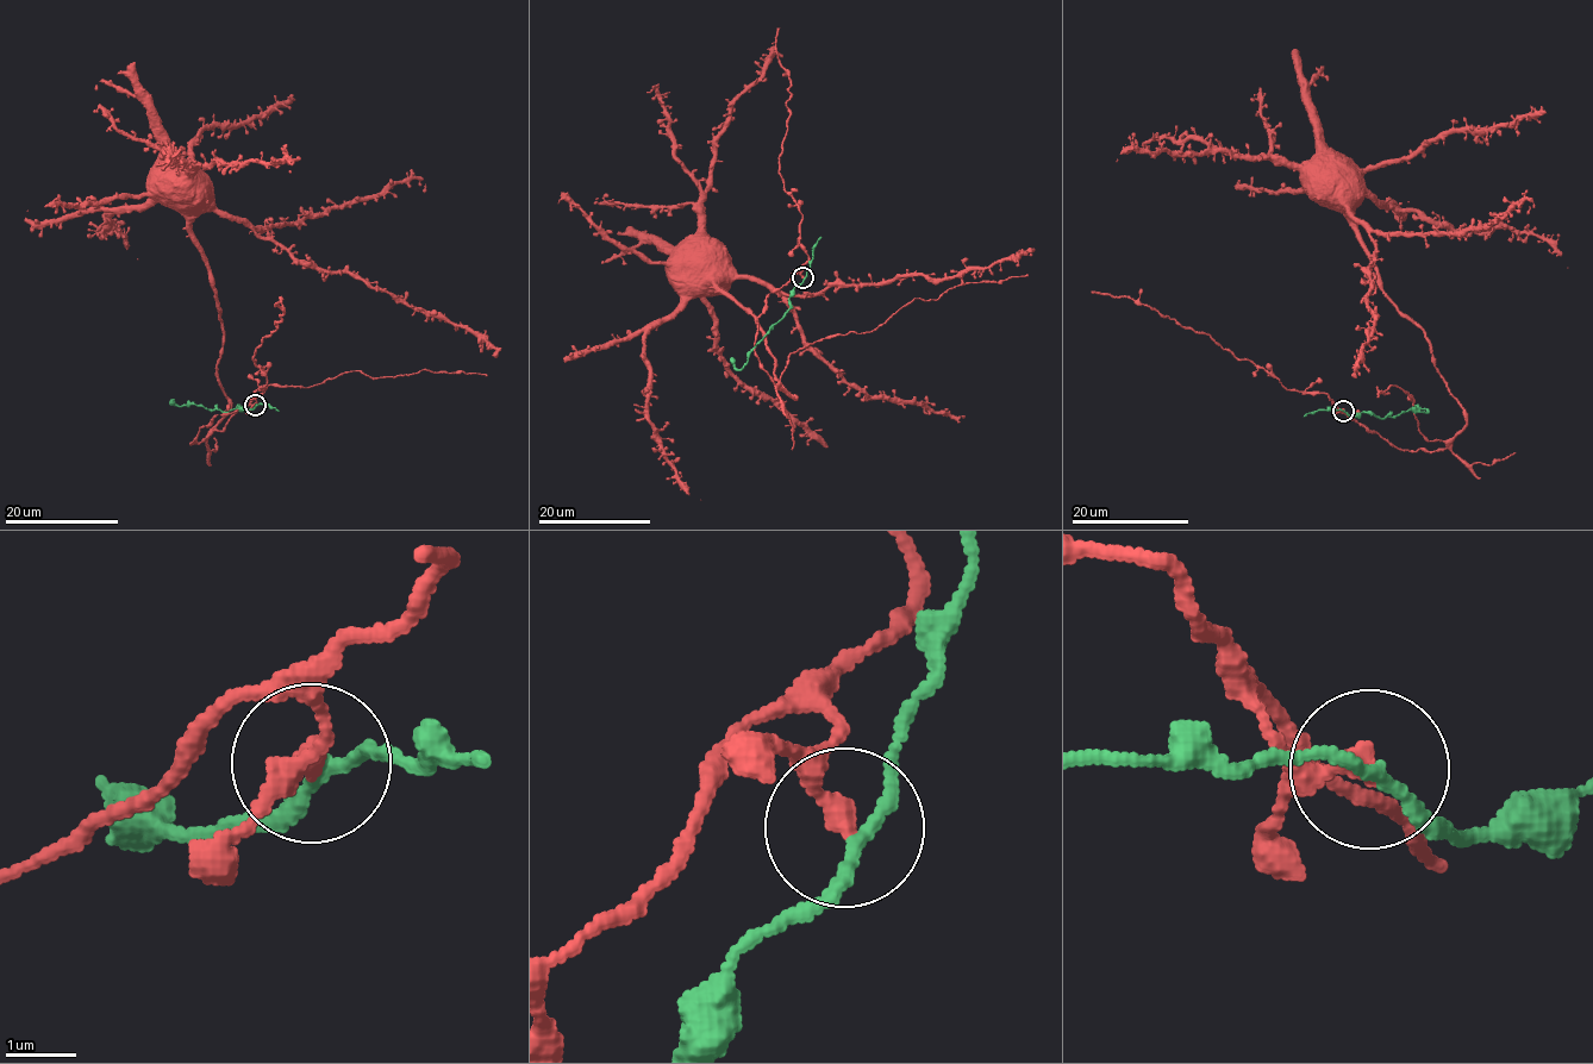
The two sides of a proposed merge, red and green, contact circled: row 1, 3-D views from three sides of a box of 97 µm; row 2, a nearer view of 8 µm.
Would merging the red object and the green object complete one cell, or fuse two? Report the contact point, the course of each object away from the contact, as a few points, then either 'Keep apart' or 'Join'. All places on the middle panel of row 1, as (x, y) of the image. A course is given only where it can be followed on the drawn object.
Place: (803, 277). Course of red: (803, 277), (798, 268), (769, 293), (754, 345), (793, 398), (756, 319), (718, 286), (699, 245). Course of green: (804, 277), (793, 288), (781, 318), (751, 350), (742, 367), (735, 367), (731, 357). Keep apart

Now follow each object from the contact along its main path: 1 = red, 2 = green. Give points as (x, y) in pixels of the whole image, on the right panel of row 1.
1: (1344, 410), (1412, 451), (1441, 451), (1466, 421), (1426, 333), (1384, 290), (1354, 224), (1311, 183)
2: (1344, 411), (1353, 415), (1370, 412), (1381, 419), (1410, 411), (1426, 413), (1415, 405)

